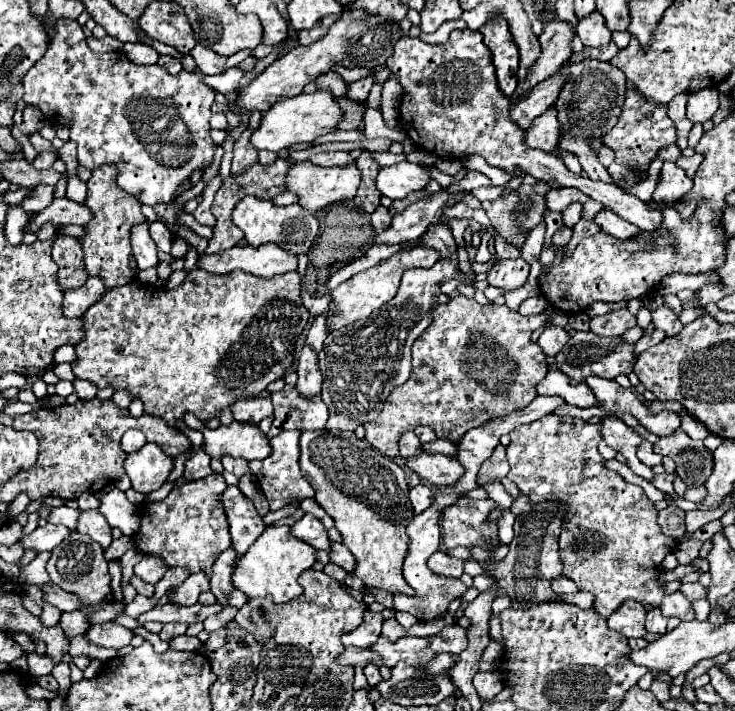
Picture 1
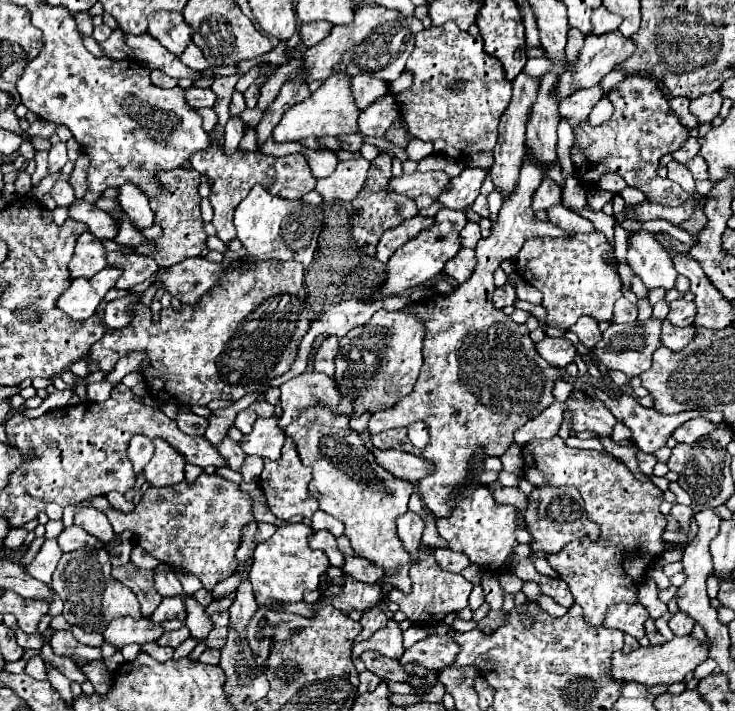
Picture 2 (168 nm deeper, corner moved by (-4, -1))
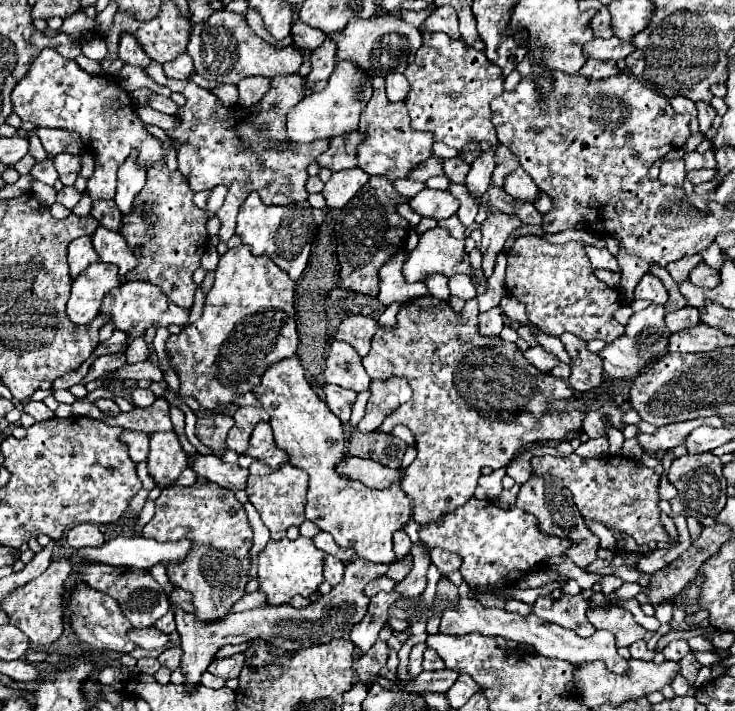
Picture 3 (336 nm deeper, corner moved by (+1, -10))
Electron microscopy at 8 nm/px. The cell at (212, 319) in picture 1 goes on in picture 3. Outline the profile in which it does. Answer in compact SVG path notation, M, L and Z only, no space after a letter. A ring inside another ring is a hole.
M240 244L228 248L218 262L214 286L206 296L204 314L194 324L182 328L178 336L170 336L166 346L172 354L172 364L180 378L180 396L194 396L202 408L214 408L218 404L230 404L240 394L258 386L264 370L284 358L292 358L298 348L298 332L294 320L294 288L292 282L268 256L254 256L250 246Z

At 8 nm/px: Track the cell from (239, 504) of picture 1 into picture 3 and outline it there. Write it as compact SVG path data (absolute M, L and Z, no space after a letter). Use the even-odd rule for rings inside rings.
M236 654L236 656L228 656L228 658L216 658L208 666L208 670L214 676L222 676L224 680L230 680L230 678L238 678L242 666L244 666L244 654Z

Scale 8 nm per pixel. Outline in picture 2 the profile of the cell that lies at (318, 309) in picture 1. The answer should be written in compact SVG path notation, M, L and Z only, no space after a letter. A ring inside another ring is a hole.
M418 286L415 287L411 293L405 293L405 295L399 295L399 297L387 297L387 301L377 301L375 305L363 305L361 301L355 301L355 299L351 299L351 301L341 301L341 303L333 305L329 311L321 313L319 317L315 317L315 319L311 321L311 327L309 327L309 331L307 331L305 339L301 341L301 347L299 347L299 357L295 359L295 365L289 369L289 373L287 373L287 375L277 377L271 385L281 385L281 383L285 383L287 379L297 377L297 375L301 375L301 373L305 371L305 367L307 367L307 355L309 355L309 351L311 351L311 345L313 345L315 337L319 337L319 335L335 335L335 337L339 337L339 339L341 339L341 337L343 337L349 329L353 329L353 327L357 327L357 325L367 323L367 321L373 317L373 313L375 313L375 311L379 311L381 307L385 307L385 309L399 309L399 307L403 307L409 299L419 302L423 299L427 299L427 297L432 297L437 294L438 291L433 286Z

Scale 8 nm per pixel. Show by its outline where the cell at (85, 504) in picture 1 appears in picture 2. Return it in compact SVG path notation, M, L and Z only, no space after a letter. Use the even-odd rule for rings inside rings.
M207 473L193 483L181 481L161 489L149 487L133 511L123 513L109 507L105 515L117 535L131 531L149 555L197 575L207 591L235 571L235 551L239 547L241 529L253 521L251 497L243 493L237 483Z

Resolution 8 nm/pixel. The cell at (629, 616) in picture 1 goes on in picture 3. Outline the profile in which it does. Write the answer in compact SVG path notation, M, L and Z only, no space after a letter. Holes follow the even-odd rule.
M606 606L606 608L590 608L588 622L596 630L608 630L616 636L616 646L632 646L640 638L644 638L646 630L634 622L634 616L622 606Z

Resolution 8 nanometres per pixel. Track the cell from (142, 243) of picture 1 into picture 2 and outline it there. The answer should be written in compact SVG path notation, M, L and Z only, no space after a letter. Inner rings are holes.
M123 185L119 195L119 205L135 225L135 229L149 229L153 225L153 211L149 207L149 199L135 187L135 185Z

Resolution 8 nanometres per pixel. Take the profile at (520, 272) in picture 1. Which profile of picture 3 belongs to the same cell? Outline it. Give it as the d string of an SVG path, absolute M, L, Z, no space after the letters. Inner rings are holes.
M500 306L480 314L480 318L478 318L478 334L480 336L494 338L500 334L500 330L502 330L502 308Z

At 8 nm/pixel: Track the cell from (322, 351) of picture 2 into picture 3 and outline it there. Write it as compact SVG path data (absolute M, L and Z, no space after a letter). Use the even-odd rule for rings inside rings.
M332 342L324 374L328 384L338 384L354 392L364 392L370 386L370 376L362 366L362 358L348 342Z

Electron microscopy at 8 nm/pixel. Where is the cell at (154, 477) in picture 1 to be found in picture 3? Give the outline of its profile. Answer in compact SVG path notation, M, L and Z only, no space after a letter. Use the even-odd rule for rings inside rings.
M174 430L156 432L150 436L150 456L148 472L160 488L176 482L182 470L188 468L188 456L180 446L180 440Z

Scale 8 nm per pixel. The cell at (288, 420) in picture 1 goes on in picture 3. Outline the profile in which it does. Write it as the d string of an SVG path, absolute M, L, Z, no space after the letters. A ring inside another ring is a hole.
M326 384L324 394L326 394L326 404L328 404L328 408L330 408L342 422L348 422L348 420L350 420L350 412L352 412L352 404L354 404L354 400L356 400L356 392L346 390L346 388L340 388L340 386L334 386L334 384Z

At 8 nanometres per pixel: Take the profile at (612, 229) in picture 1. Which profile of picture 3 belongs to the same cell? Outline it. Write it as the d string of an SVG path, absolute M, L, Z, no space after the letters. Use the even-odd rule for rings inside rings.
M644 274L642 280L638 282L636 290L634 290L634 298L642 298L642 300L650 300L654 304L666 304L668 300L668 292L664 288L664 284L652 276L652 274Z

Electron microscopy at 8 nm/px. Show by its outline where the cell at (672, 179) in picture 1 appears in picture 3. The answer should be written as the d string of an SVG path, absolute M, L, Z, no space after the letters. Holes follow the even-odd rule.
M666 160L660 168L660 180L664 184L672 184L672 186L682 186L686 178L686 170L684 170L684 160Z

